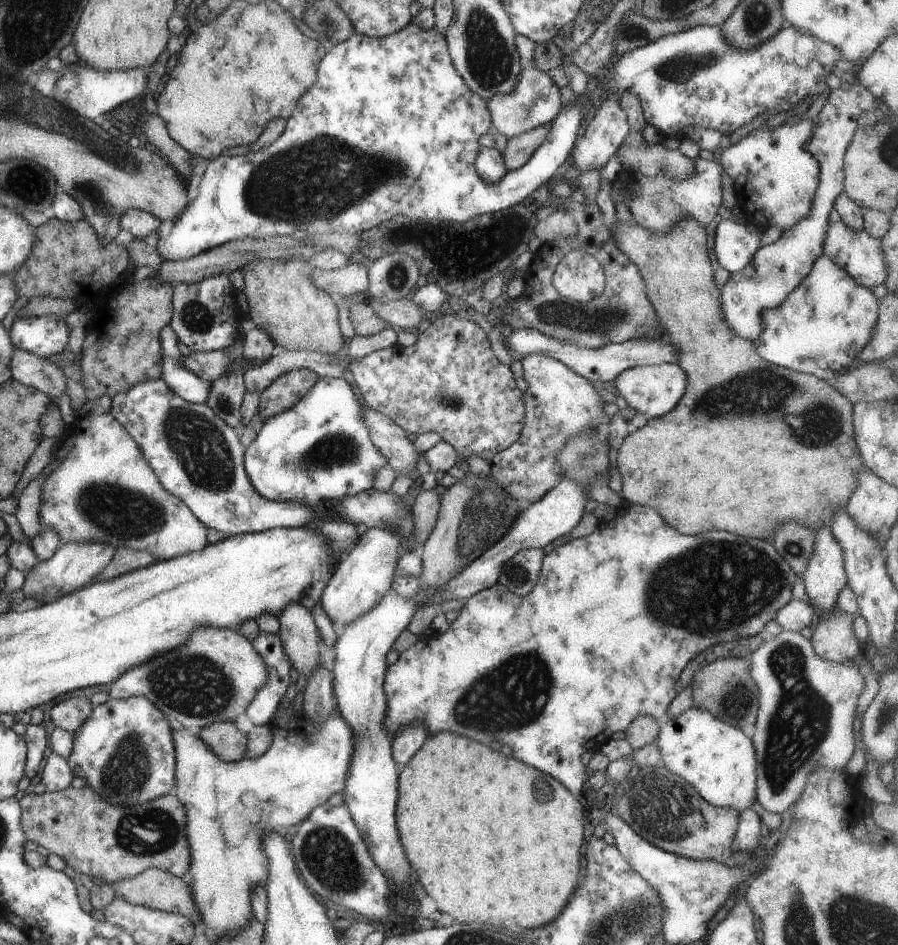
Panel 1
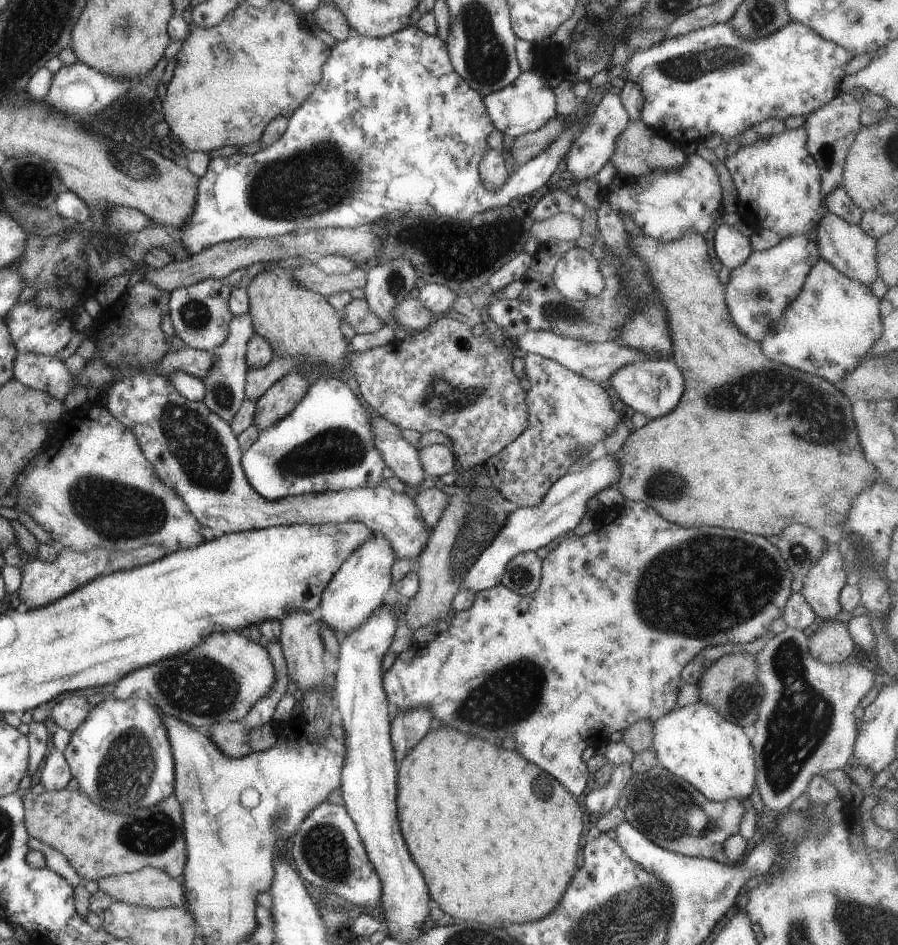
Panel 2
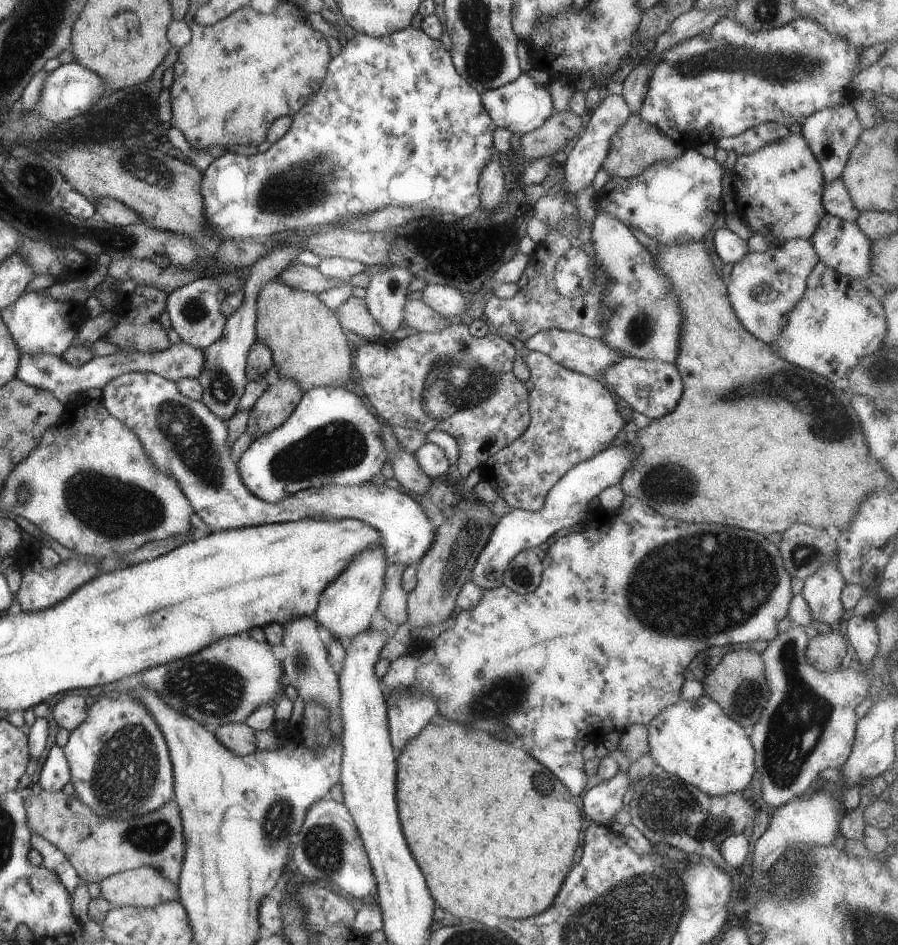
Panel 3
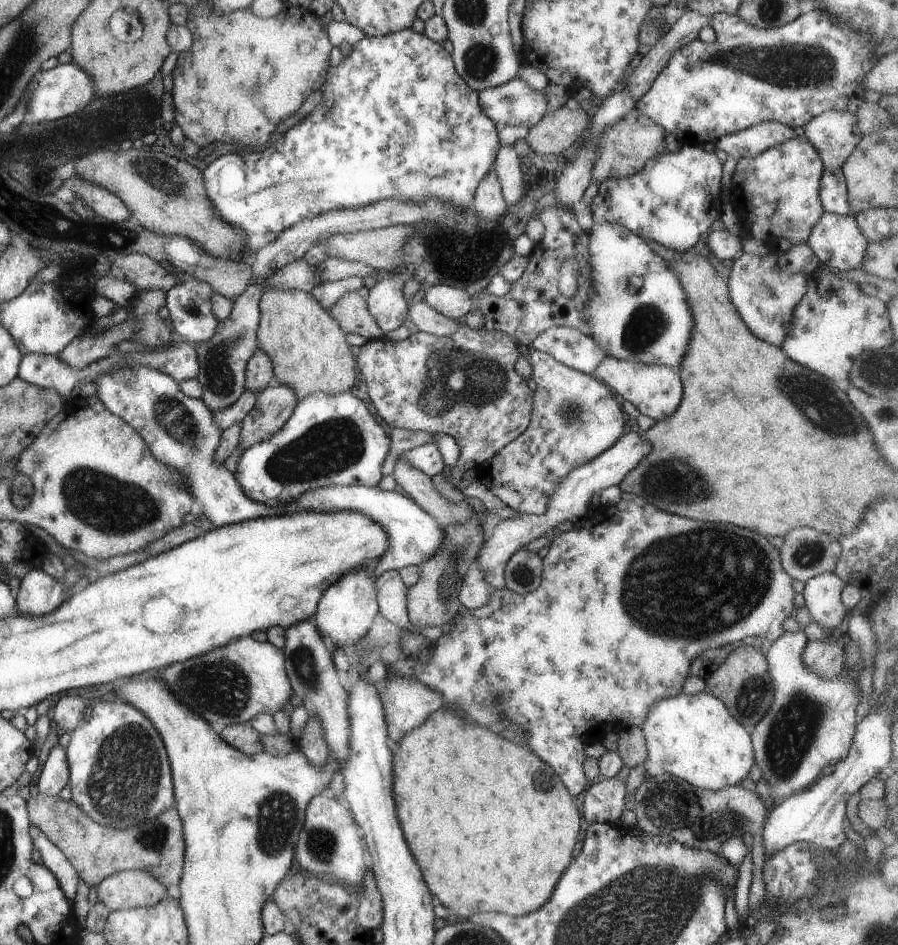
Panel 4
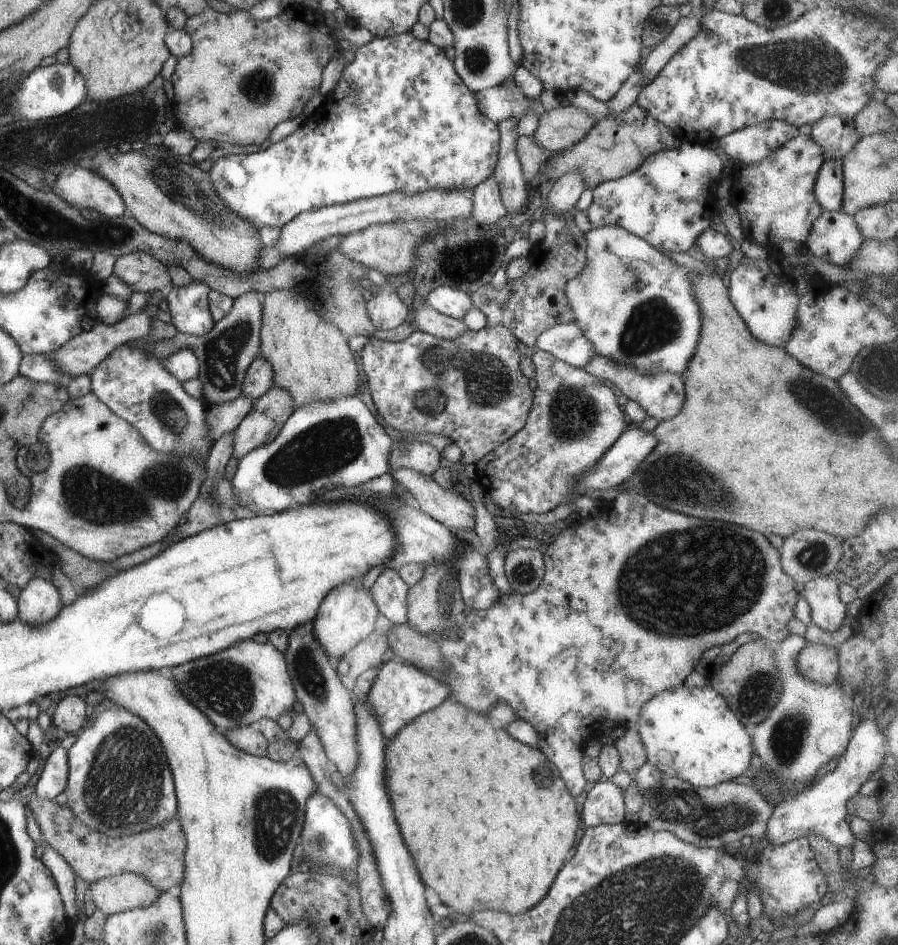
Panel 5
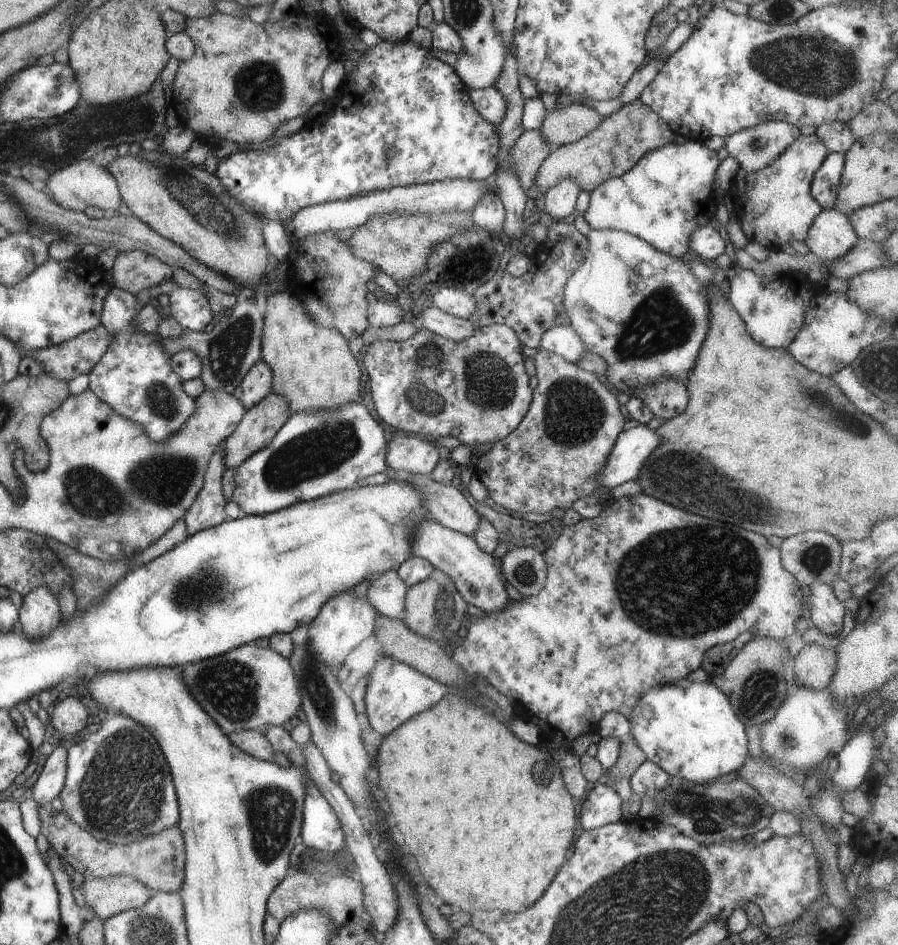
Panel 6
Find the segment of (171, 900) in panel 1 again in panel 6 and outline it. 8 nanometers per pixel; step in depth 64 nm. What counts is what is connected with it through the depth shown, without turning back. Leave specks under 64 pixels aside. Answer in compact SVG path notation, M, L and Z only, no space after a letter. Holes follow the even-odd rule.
M129 875L84 877L79 890L83 894L85 906L103 920L118 912L141 906L157 892Z

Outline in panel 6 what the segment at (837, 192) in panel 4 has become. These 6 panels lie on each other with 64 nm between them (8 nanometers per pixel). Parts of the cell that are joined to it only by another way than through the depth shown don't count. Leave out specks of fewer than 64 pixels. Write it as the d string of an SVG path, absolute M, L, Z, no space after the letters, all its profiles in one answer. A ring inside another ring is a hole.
M839 151L830 152L811 177L810 195L822 209L831 209L833 206L843 165L844 154Z

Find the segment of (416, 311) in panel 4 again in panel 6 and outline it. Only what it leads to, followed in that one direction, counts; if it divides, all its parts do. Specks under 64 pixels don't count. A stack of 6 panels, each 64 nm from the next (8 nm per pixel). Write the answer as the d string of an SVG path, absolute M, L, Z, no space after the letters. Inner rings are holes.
M427 307L416 316L416 326L446 338L450 341L461 341L473 334L474 324L467 319L451 316L437 307Z

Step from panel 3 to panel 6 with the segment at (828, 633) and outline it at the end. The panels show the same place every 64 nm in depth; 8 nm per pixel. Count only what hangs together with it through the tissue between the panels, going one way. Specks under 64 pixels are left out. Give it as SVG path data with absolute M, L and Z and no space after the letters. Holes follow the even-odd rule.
M806 644L792 660L792 675L799 686L820 691L829 684L836 667L836 652L818 644Z

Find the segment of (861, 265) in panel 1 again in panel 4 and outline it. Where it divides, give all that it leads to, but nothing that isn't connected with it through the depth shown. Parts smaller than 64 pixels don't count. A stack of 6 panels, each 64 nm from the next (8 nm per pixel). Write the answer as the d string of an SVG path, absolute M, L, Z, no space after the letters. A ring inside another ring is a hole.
M829 211L821 213L805 240L813 254L818 258L819 264L835 271L860 268L867 241L851 212L846 215L838 215Z

